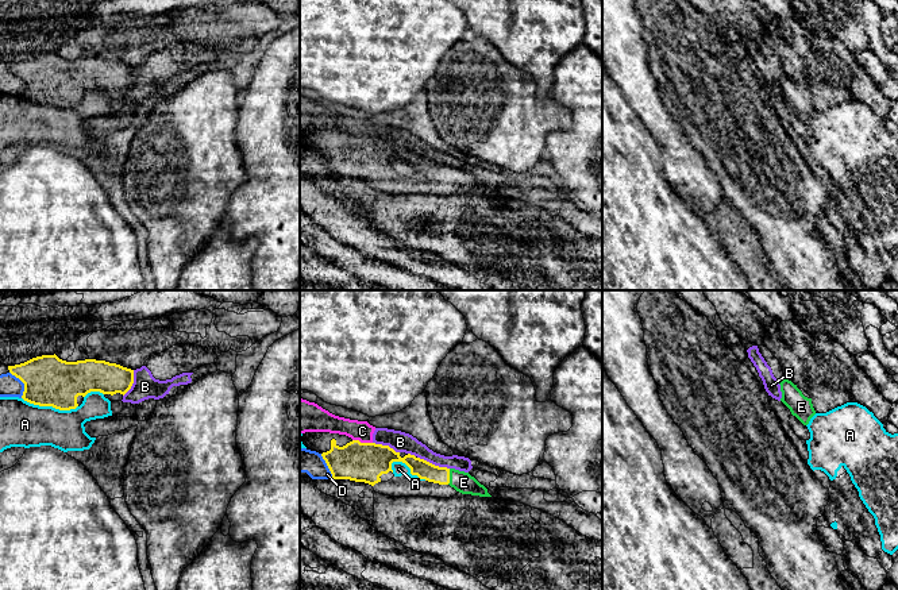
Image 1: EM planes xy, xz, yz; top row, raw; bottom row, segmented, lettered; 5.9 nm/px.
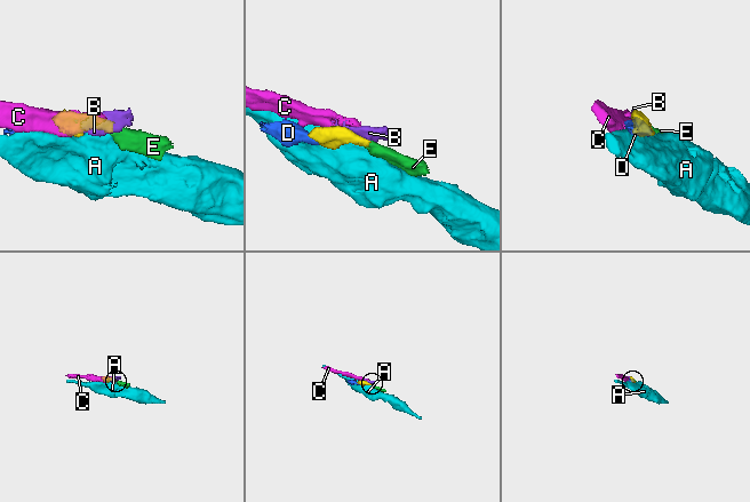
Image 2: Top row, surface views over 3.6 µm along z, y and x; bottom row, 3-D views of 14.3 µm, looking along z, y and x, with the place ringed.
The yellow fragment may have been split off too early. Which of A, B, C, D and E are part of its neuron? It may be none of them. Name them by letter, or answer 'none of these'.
E

